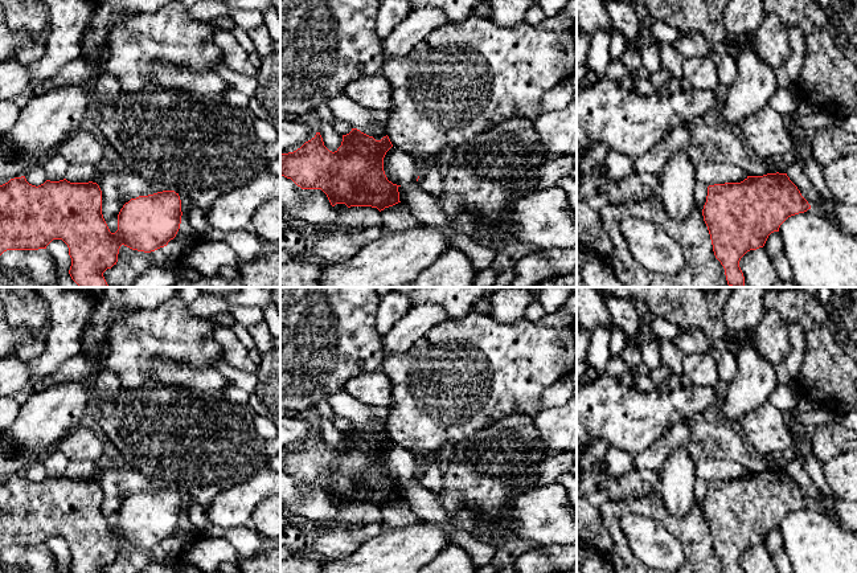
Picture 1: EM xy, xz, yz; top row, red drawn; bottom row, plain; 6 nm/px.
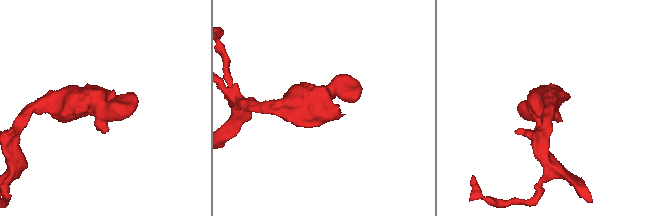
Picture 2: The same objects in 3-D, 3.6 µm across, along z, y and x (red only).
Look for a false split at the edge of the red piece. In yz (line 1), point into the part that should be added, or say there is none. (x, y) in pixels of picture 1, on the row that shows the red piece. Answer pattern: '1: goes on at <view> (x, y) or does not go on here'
1: does not go on here

